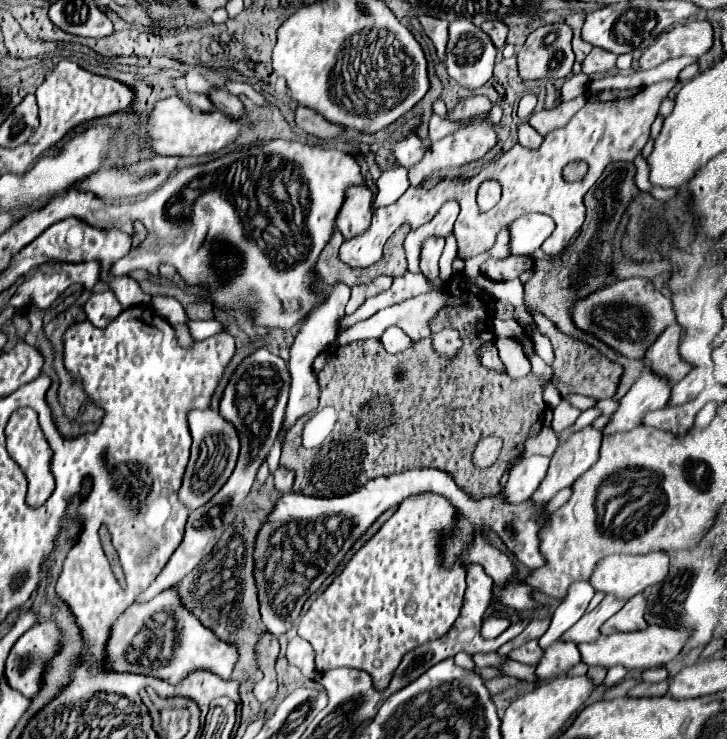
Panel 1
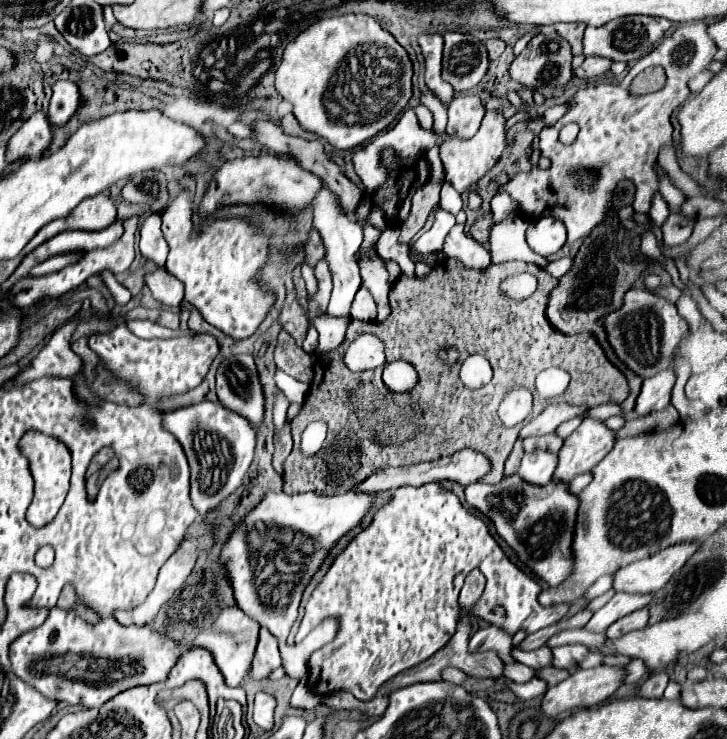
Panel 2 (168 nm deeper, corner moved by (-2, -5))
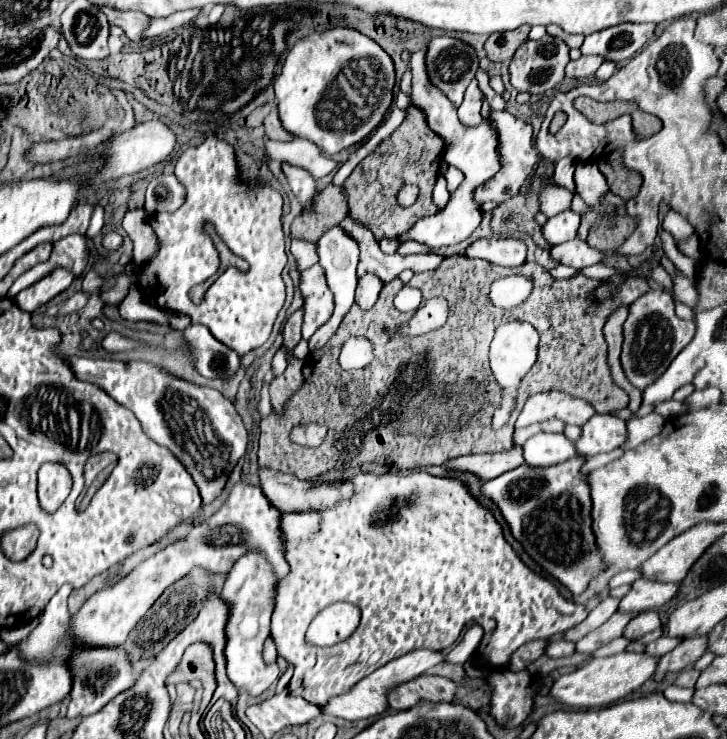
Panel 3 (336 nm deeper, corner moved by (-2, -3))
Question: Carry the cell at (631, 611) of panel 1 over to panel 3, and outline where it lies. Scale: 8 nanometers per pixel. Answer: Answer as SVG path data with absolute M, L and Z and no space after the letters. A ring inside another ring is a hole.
M644 611L640 613L636 619L632 619L628 623L628 627L624 629L624 637L628 641L634 641L634 639L640 639L642 635L658 629L662 623L660 623L660 617L656 611Z

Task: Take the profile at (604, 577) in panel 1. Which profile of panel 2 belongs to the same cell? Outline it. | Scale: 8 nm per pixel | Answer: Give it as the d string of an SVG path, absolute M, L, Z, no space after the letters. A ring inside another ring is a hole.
M678 543L664 551L658 551L646 559L630 563L614 573L614 591L624 593L656 593L670 577L682 569L688 557L698 549L698 543Z

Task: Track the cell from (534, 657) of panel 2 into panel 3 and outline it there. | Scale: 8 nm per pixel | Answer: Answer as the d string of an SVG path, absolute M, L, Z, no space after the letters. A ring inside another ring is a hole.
M552 639L552 643L546 649L548 657L570 657L576 653L576 645L572 641L564 641L564 639Z

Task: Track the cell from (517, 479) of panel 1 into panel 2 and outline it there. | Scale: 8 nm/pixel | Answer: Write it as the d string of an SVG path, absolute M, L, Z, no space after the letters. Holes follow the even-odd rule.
M536 451L522 457L522 465L518 469L518 475L532 485L548 485L552 479L552 473L556 469L556 455L548 451Z

